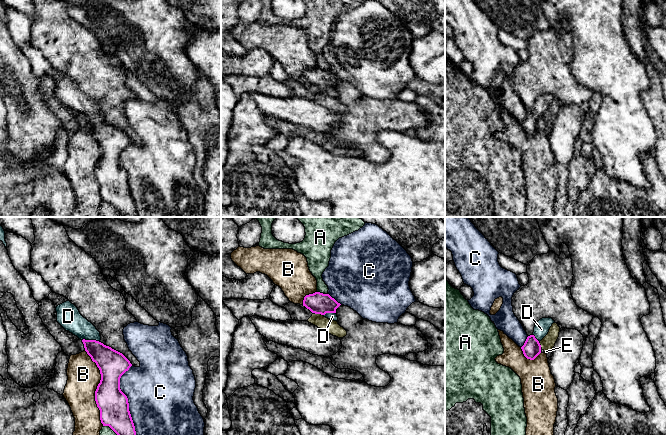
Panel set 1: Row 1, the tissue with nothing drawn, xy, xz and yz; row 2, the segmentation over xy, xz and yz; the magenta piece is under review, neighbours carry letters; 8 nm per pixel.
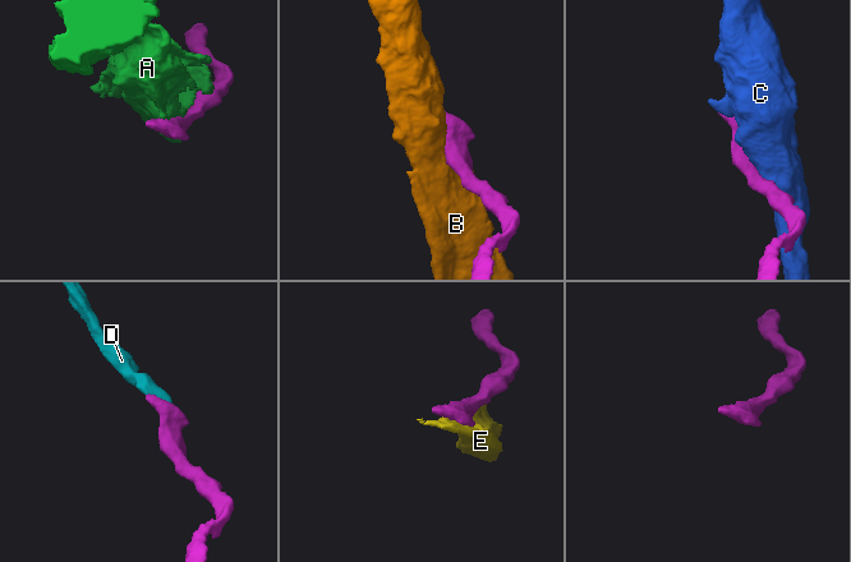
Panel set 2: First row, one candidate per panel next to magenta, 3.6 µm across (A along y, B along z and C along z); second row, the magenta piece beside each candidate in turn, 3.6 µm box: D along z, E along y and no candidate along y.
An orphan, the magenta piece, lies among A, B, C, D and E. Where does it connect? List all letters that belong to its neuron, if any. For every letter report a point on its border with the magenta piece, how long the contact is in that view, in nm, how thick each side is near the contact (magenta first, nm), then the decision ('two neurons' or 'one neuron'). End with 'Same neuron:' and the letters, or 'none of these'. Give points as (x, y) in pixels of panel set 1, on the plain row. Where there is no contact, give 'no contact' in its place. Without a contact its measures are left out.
A: xz (322, 69) | 80 nm | 170/160 nm | two neurons
B: xy (97, 164) | 650 nm | 240/260 nm | two neurons
C: xy (128, 179) | 600 nm | 240/500 nm | two neurons
D: xy (91, 116) | 150 nm | 220/180 nm | one neuron
E: xz (319, 89) | 70 nm | 170/120 nm | two neurons
Same neuron: D

